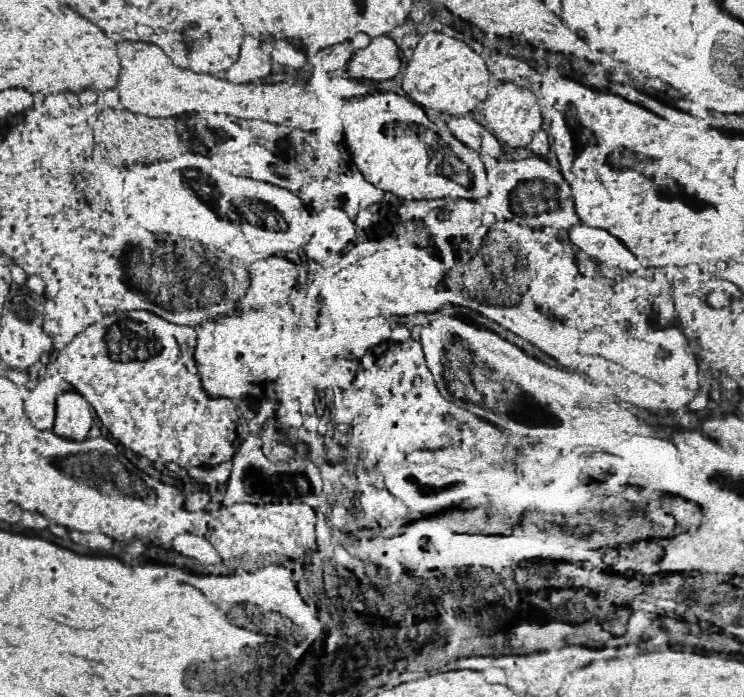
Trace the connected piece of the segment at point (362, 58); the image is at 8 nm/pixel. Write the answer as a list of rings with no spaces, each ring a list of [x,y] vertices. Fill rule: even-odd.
[[[391,36],[371,40],[369,46],[355,52],[351,60],[351,72],[359,80],[387,80],[395,78],[401,70],[399,46]]]

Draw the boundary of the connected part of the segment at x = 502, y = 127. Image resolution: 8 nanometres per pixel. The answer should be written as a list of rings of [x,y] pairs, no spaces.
[[[499,84],[491,96],[483,104],[485,110],[485,128],[499,136],[505,144],[511,148],[523,148],[529,146],[533,134],[543,126],[543,114],[537,98],[527,88],[521,88],[517,84]]]

